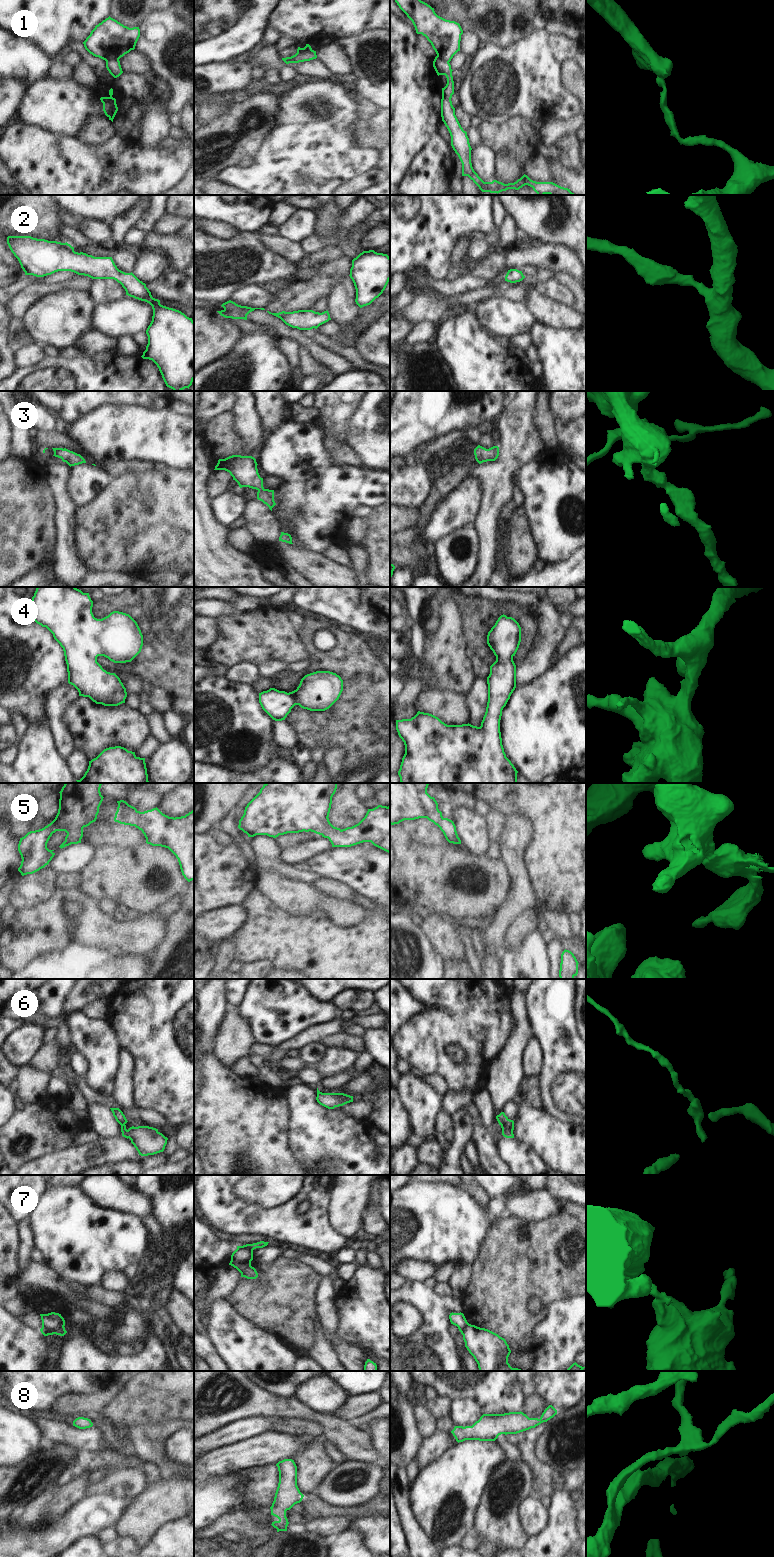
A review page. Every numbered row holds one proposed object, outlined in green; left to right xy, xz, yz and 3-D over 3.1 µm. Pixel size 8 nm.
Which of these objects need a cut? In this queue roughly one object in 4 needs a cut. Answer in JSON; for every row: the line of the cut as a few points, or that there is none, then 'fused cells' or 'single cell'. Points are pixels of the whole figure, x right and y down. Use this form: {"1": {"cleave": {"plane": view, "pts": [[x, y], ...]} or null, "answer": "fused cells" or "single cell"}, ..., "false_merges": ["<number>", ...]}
{"1": {"cleave": {"plane": "xy", "pts": [[118, 59], [108, 59], [106, 61]]}, "answer": "fused cells"}, "2": {"cleave": null, "answer": "single cell"}, "3": {"cleave": null, "answer": "single cell"}, "4": {"cleave": null, "answer": "single cell"}, "5": {"cleave": null, "answer": "single cell"}, "6": {"cleave": null, "answer": "single cell"}, "7": {"cleave": {"plane": "xz", "pts": [[243, 1245], [252, 1251]]}, "answer": "fused cells"}, "8": {"cleave": null, "answer": "single cell"}, "false_merges": ["1", "7"]}

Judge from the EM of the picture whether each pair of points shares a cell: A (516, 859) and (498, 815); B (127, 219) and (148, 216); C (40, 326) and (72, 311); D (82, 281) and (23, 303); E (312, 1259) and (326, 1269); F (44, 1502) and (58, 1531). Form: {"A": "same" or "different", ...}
{"A": "different", "B": "different", "C": "same", "D": "same", "E": "same", "F": "different"}

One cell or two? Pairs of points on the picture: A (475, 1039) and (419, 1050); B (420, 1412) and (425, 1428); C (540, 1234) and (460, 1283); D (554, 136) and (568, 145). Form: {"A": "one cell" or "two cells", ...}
{"A": "one cell", "B": "one cell", "C": "two cells", "D": "two cells"}

